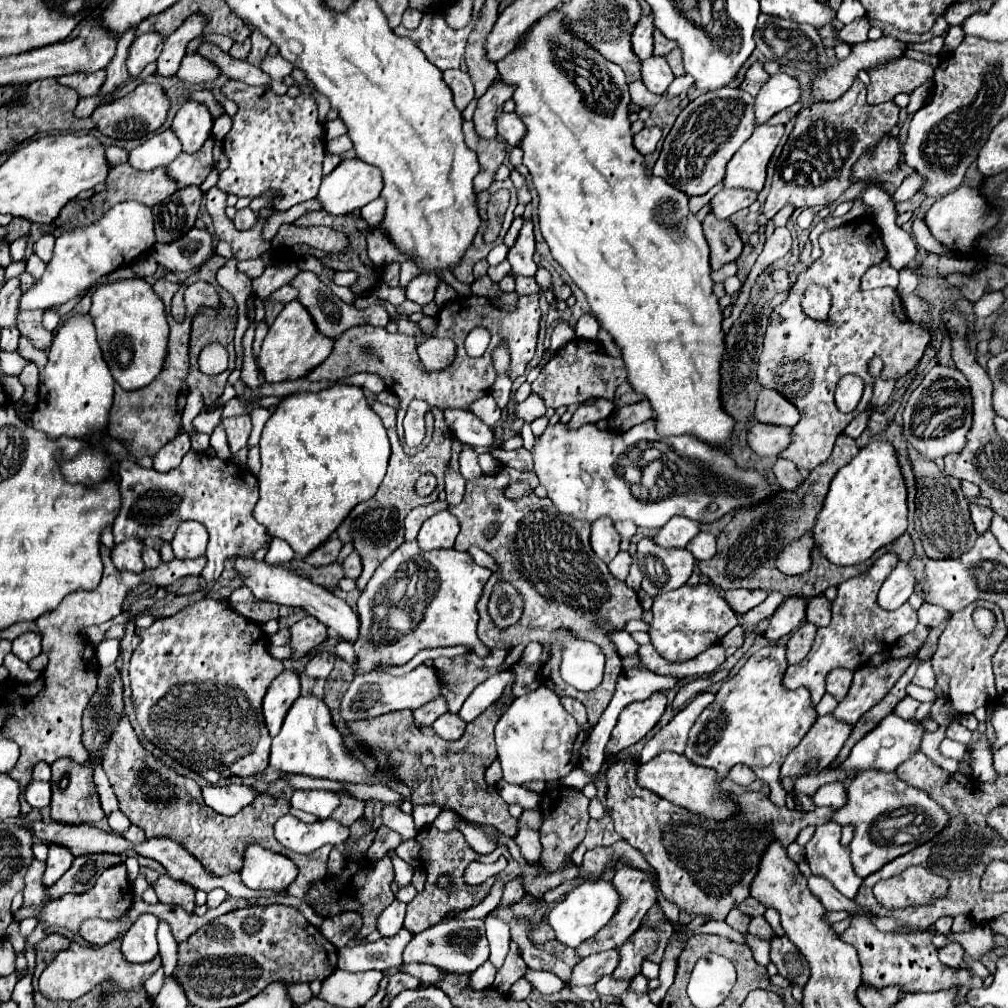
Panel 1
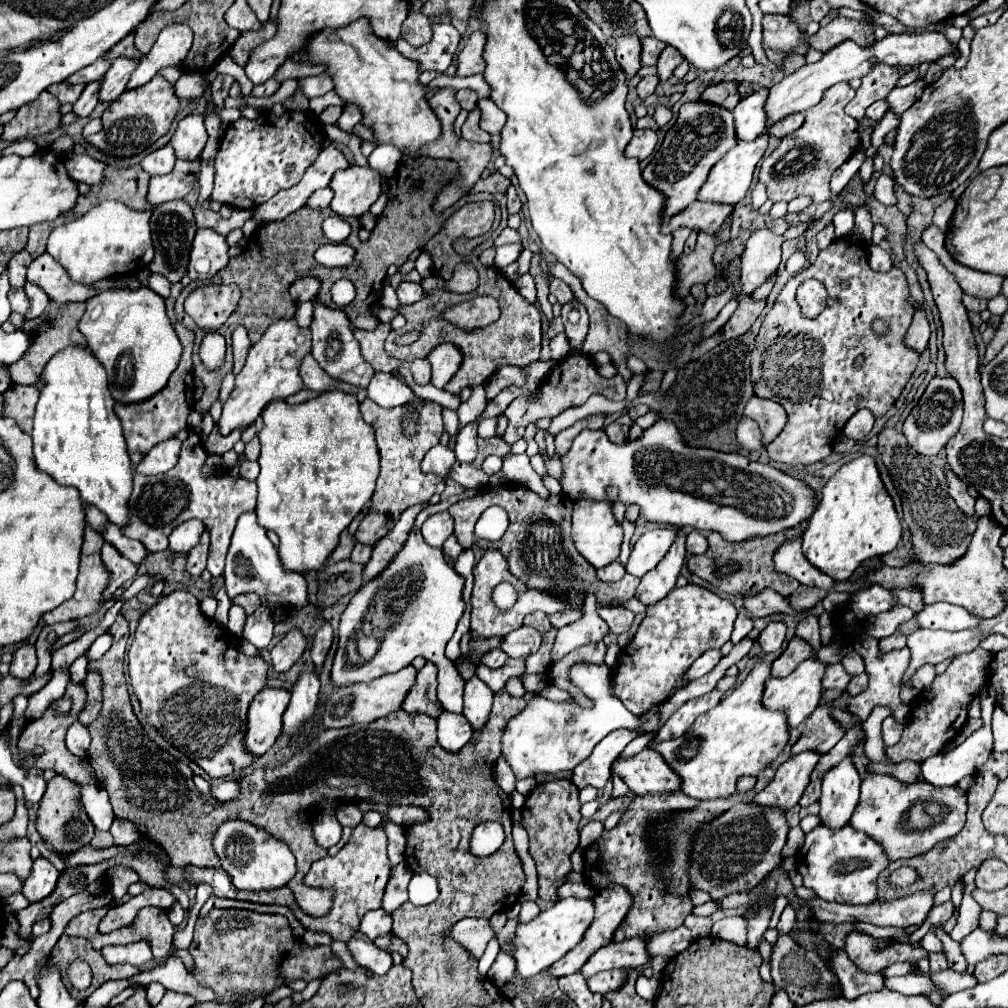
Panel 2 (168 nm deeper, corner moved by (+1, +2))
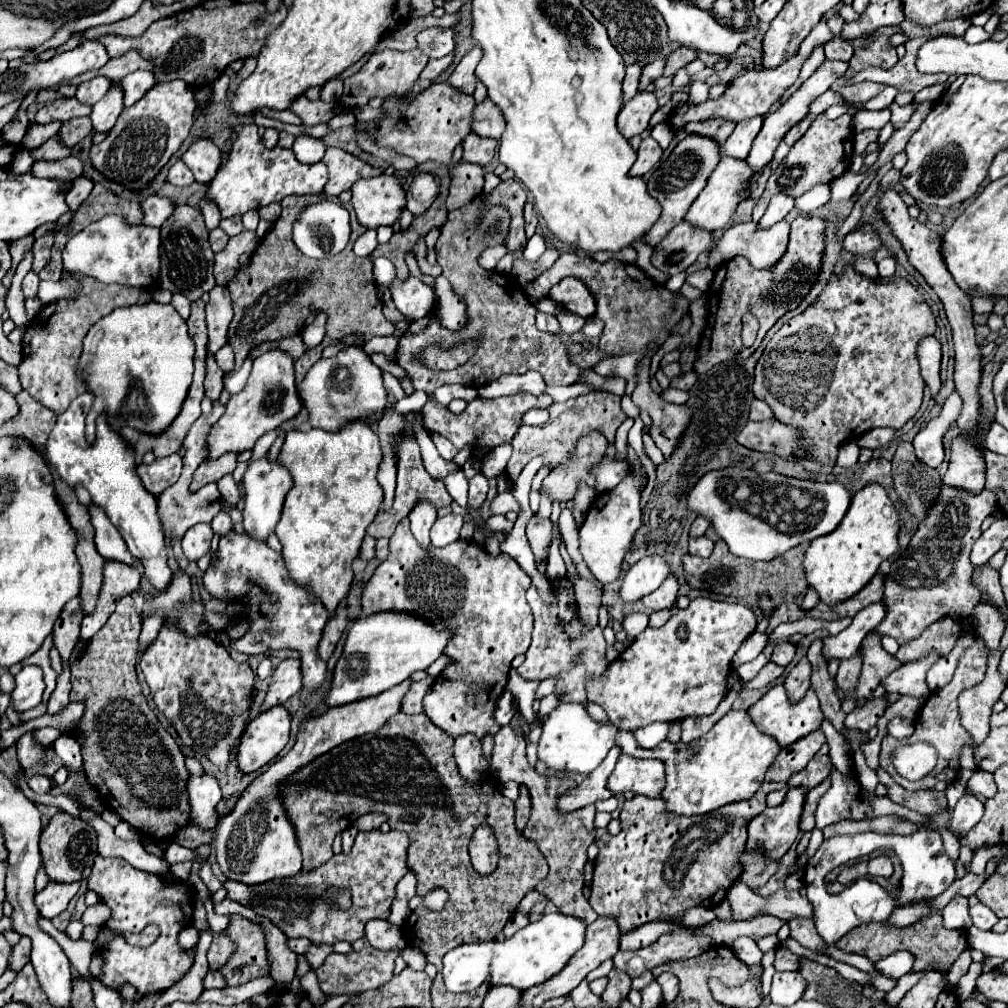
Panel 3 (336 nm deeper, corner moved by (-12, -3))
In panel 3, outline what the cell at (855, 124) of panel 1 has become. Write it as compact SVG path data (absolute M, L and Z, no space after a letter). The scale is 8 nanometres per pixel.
M824 113L814 119L810 129L804 133L804 137L790 149L786 159L780 163L780 167L768 179L766 191L758 199L758 205L752 213L756 223L760 221L764 211L768 209L772 195L784 193L784 195L790 195L796 199L796 197L804 195L806 191L810 191L814 185L832 183L834 179L838 179L840 175L844 175L850 169L850 161L854 155L854 129L850 127L850 123L852 123L850 113L844 113L842 117L838 117L834 121L828 119Z

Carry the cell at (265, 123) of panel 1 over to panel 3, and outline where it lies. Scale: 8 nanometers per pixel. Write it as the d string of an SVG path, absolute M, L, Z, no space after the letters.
M246 125L238 131L238 139L232 145L232 153L228 157L228 165L218 171L208 187L208 197L216 201L222 211L222 217L244 215L250 209L262 209L264 205L282 201L288 195L316 195L328 181L326 165L300 163L292 149L282 149L276 145L274 149L264 147L264 139L258 135L256 125Z

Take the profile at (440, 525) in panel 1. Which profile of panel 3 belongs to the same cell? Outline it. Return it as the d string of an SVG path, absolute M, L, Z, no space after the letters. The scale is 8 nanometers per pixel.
M446 515L442 519L438 519L432 527L432 533L430 533L430 539L432 539L432 545L434 547L444 547L444 545L450 545L454 541L460 539L460 529L464 525L464 519L462 515Z

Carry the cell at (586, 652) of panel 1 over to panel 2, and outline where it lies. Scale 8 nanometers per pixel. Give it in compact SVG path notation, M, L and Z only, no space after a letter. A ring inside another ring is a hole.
M577 663L570 669L570 680L585 696L592 699L595 706L582 708L576 703L551 702L547 698L535 696L527 708L509 720L503 732L503 756L511 764L515 778L529 778L535 772L561 772L573 770L579 762L591 756L593 748L617 728L639 730L641 734L659 732L661 728L661 712L653 716L635 716L631 714L619 698L611 696L609 678L611 669L606 664L594 665ZM587 676L587 678L584 678ZM591 680L593 684L591 685Z

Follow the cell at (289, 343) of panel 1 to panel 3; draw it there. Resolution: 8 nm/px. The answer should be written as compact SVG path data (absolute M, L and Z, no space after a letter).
M272 349L256 357L244 391L230 397L226 413L212 425L212 433L208 435L210 457L220 457L226 451L242 453L246 449L252 449L254 443L266 431L292 419L294 415L300 413L300 409L302 409L302 399L294 383L294 359L282 349Z

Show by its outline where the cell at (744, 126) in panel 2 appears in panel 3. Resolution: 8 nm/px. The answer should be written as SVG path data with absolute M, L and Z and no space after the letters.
M752 117L748 121L746 119L738 121L736 129L724 143L724 155L736 157L736 159L746 159L752 149L752 141L756 139L756 135L762 129L762 123L764 123L764 117Z

